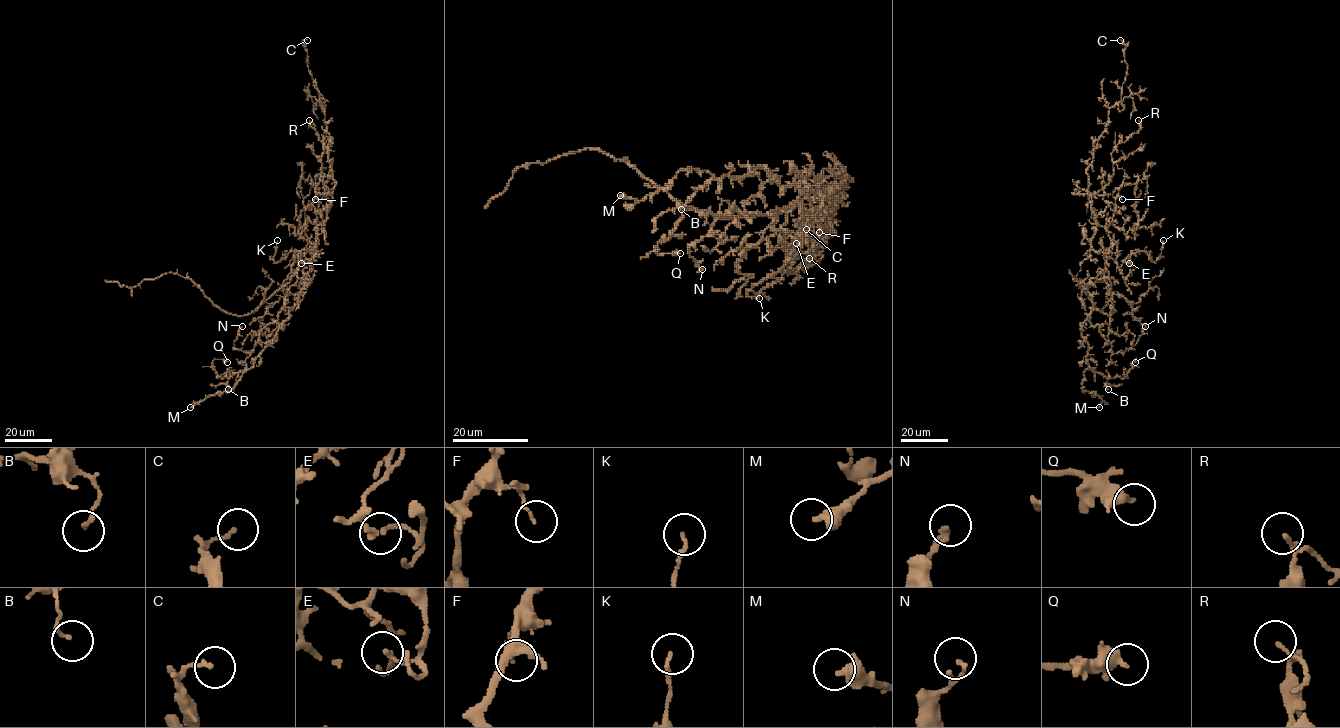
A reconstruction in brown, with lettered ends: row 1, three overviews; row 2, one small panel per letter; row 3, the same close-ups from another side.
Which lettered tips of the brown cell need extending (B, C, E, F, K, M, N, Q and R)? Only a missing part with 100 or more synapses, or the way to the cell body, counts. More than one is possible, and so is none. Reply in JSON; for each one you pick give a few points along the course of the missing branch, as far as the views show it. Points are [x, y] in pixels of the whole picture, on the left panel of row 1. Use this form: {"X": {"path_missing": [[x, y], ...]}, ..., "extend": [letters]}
{"extend": []}

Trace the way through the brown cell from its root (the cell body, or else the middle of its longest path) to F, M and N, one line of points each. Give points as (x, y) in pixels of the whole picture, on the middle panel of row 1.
F: (796, 206), (804, 207), (812, 215), (803, 209), (803, 220), (817, 222), (819, 232)
M: (796, 206), (802, 178), (779, 185), (762, 167), (719, 179), (683, 169), (642, 200), (620, 195)
N: (796, 206), (792, 203), (774, 216), (735, 210), (721, 215), (708, 234), (688, 246), (689, 256), (702, 269)

